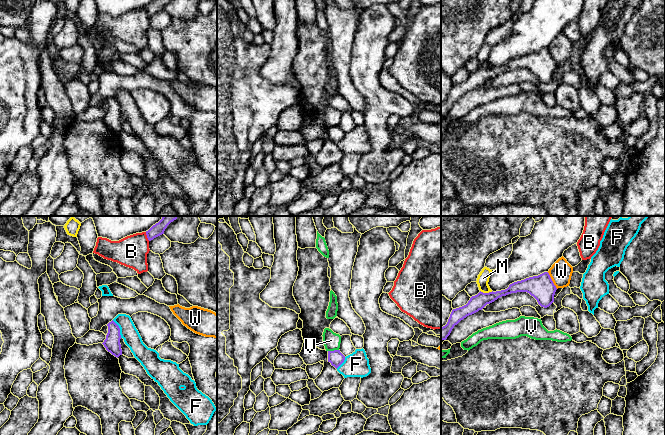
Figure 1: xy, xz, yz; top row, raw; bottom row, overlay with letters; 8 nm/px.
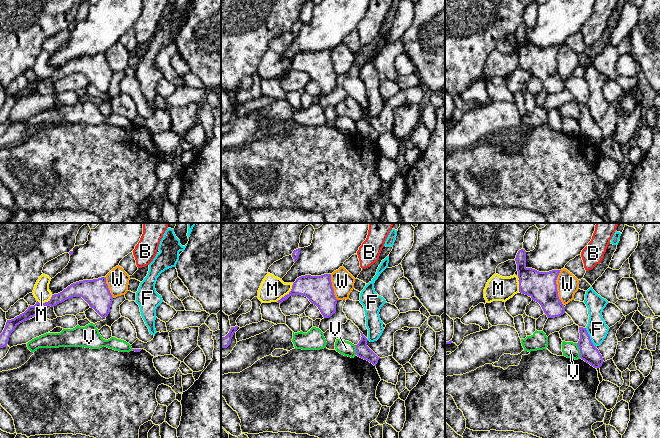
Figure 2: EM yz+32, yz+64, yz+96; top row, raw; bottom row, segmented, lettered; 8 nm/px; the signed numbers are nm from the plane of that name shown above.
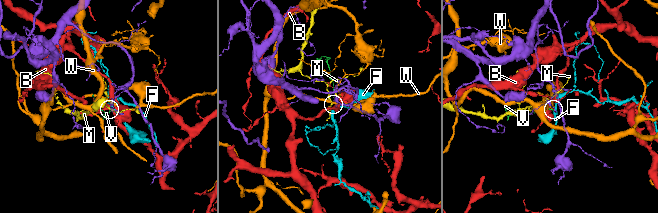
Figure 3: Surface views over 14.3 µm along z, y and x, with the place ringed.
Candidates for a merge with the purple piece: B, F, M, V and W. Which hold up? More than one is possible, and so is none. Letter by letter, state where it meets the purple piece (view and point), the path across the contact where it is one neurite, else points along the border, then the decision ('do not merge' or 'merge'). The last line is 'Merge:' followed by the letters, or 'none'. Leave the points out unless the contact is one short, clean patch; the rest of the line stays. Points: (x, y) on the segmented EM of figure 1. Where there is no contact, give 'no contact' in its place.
B: contact xy (147, 236); do not merge
F: contact xy (119, 329); border xy (112, 320), (118, 326), (121, 337); do not merge
M: contact yz (486, 293); do not merge
V: contact xz (334, 350); border xz (338, 349), (328, 351); do not merge
W: contact yz (551, 280); do not merge
Merge: none

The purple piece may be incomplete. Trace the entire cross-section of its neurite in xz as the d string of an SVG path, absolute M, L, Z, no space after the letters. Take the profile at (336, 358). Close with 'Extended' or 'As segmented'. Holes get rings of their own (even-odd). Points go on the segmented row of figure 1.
M340 350L328 351L328 362L336 369L344 362L345 356Z. As segmented

